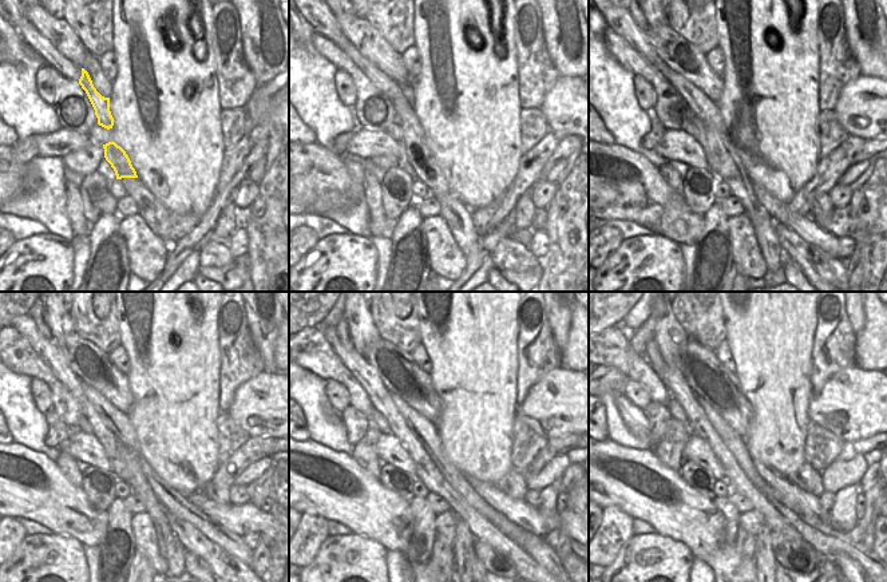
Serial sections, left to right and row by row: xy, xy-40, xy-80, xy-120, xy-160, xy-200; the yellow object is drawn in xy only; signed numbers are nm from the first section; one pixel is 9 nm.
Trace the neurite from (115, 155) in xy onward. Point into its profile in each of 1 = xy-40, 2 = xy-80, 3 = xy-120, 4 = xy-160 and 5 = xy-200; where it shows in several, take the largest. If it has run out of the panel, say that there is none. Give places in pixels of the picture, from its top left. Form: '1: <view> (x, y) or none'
1: xy-40 (420, 158)
2: xy-80 (724, 162)
3: xy-120 (126, 462)
4: xy-160 (463, 545)
5: xy-200 (765, 563)

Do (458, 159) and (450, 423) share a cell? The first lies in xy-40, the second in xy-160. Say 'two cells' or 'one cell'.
one cell

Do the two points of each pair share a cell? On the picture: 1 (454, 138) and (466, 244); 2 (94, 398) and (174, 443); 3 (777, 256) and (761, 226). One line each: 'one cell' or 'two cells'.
1: two cells
2: two cells
3: one cell

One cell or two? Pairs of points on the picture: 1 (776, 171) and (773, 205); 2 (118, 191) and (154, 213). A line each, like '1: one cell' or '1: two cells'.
1: two cells
2: two cells

